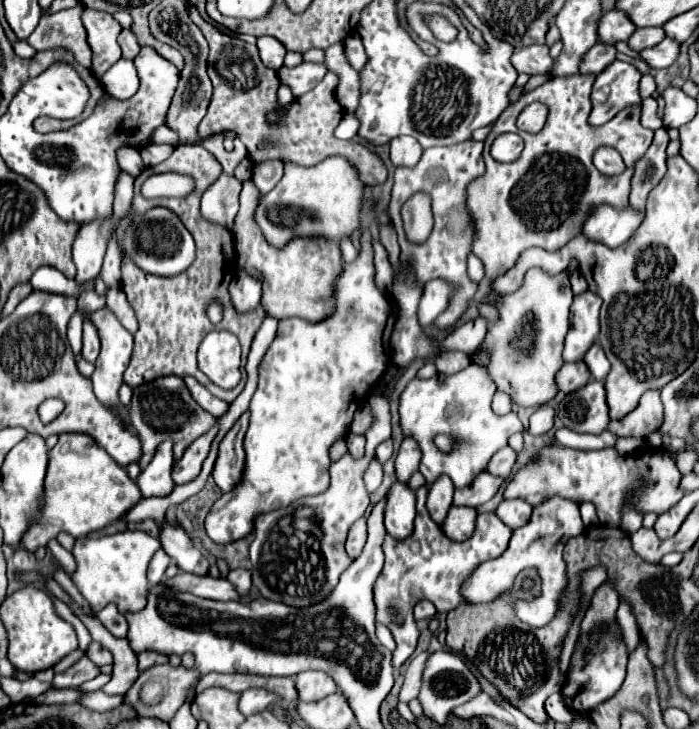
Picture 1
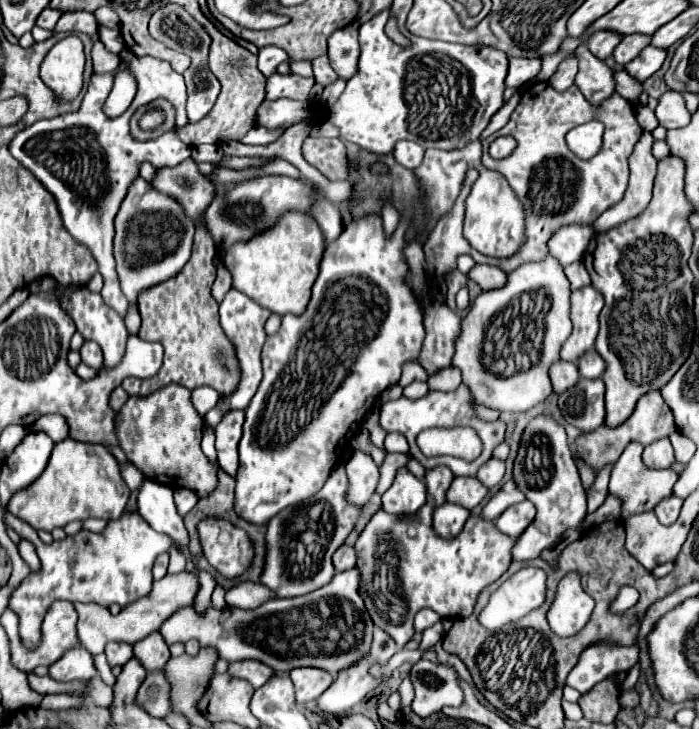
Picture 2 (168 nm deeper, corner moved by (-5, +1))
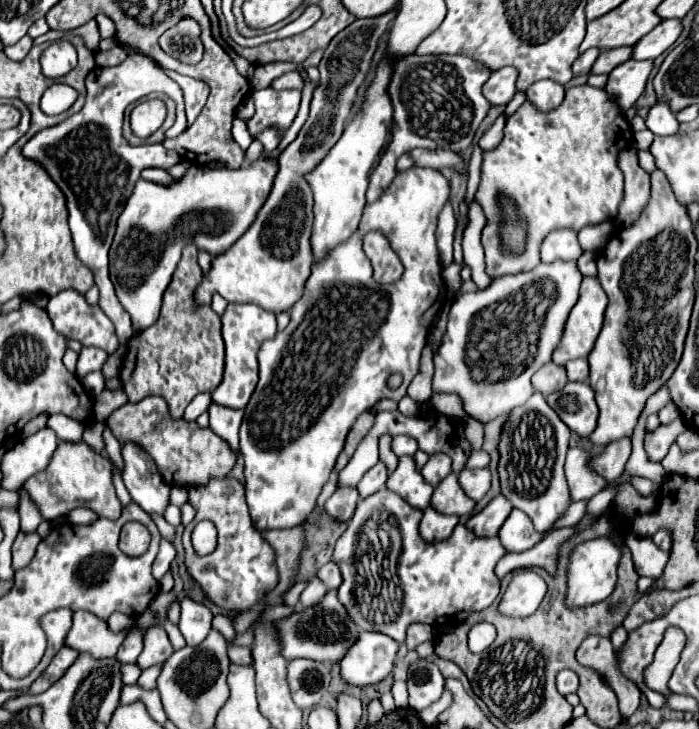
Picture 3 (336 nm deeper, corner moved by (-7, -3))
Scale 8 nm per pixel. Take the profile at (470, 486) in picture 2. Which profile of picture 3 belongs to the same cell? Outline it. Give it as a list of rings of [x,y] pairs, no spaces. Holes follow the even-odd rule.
[[[448,474],[434,490],[430,506],[440,512],[440,514],[456,514],[456,516],[466,516],[474,508],[474,500],[464,496],[460,490],[456,474]]]

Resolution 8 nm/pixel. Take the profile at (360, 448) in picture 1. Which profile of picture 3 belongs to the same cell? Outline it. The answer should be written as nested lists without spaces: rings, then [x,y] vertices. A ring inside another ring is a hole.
[[[338,488],[328,500],[326,500],[326,516],[338,520],[338,522],[348,522],[356,510],[360,496],[356,488]]]

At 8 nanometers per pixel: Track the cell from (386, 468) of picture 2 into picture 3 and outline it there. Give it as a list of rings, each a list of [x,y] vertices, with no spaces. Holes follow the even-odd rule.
[[[378,462],[376,466],[372,466],[372,468],[362,476],[362,480],[360,480],[360,484],[358,484],[356,488],[358,488],[362,498],[368,497],[374,494],[376,490],[384,488],[386,478],[388,478],[388,470],[386,470],[386,466],[384,466],[382,462]]]

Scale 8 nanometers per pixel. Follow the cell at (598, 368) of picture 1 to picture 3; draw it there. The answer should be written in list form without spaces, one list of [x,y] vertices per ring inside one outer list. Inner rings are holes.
[[[570,360],[564,368],[566,368],[566,376],[570,382],[586,382],[588,380],[588,362],[586,360]]]

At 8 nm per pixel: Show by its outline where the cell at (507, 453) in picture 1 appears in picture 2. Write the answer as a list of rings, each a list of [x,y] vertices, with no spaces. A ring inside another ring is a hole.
[[[490,458],[476,474],[476,478],[488,486],[488,488],[494,488],[502,482],[504,478],[504,472],[506,472],[506,462],[504,460],[498,460],[498,458]]]

